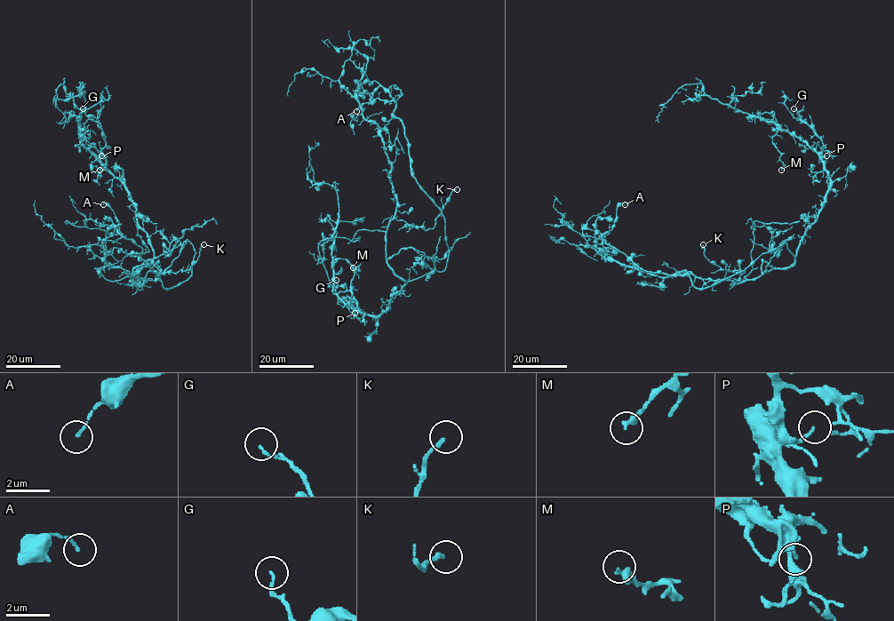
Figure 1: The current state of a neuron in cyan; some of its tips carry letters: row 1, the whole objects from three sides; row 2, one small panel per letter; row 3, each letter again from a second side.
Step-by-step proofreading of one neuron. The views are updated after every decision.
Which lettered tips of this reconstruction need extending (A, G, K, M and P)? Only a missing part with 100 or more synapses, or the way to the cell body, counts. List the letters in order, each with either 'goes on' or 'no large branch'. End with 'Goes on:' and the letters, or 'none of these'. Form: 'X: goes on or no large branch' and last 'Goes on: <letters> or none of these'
A: no large branch
G: no large branch
K: no large branch
M: no large branch
P: no large branch
Goes on: none of these

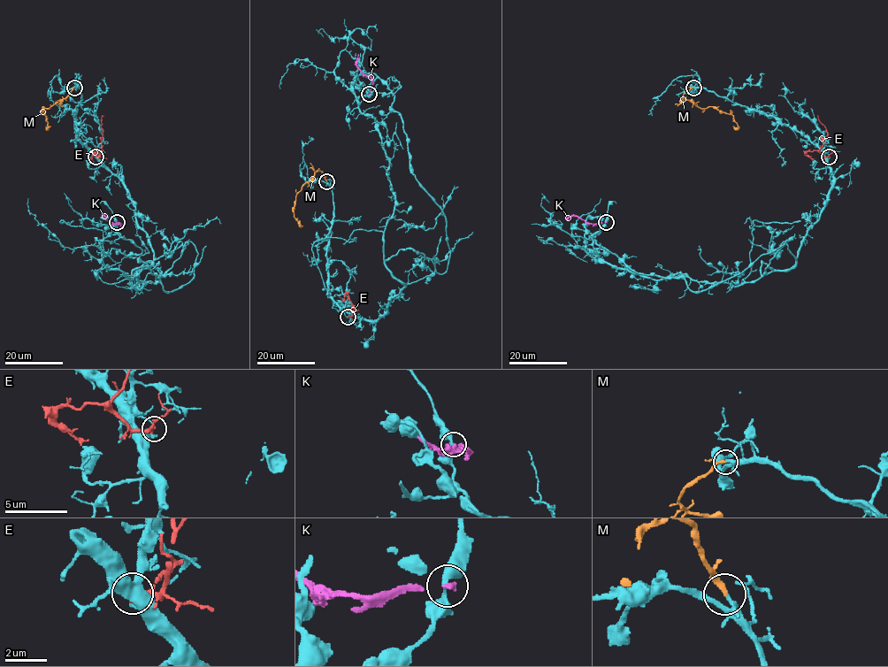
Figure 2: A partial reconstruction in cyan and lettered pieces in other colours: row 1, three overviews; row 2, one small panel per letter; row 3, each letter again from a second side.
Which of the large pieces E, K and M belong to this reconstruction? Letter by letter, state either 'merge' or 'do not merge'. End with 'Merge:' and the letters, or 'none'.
E: do not merge
K: do not merge
M: merge
Merge: M

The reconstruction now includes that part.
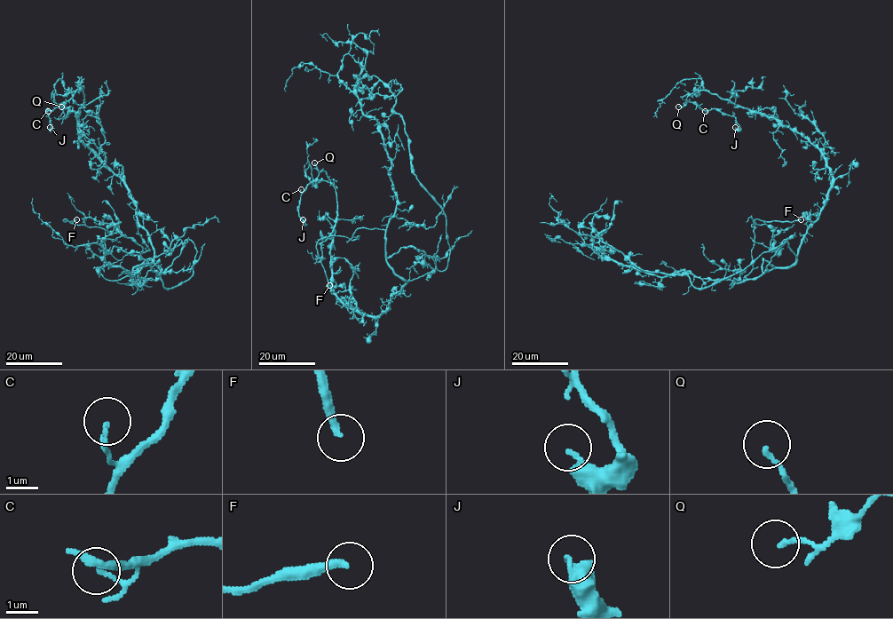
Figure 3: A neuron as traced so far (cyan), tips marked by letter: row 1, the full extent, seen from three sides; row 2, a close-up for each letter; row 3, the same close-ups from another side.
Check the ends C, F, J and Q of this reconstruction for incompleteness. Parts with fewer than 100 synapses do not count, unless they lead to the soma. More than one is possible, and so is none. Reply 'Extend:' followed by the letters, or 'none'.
Extend: F

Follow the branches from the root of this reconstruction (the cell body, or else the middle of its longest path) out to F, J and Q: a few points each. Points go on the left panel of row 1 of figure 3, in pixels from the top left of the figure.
F: (154, 249), (154, 259), (134, 267), (132, 278), (106, 280), (100, 273), (105, 230), (63, 220), (76, 219)
J: (154, 249), (137, 219), (130, 189), (80, 136), (82, 90), (47, 110), (50, 127)
Q: (154, 249), (137, 219), (130, 189), (80, 136), (77, 114), (83, 91), (77, 90), (61, 107)

